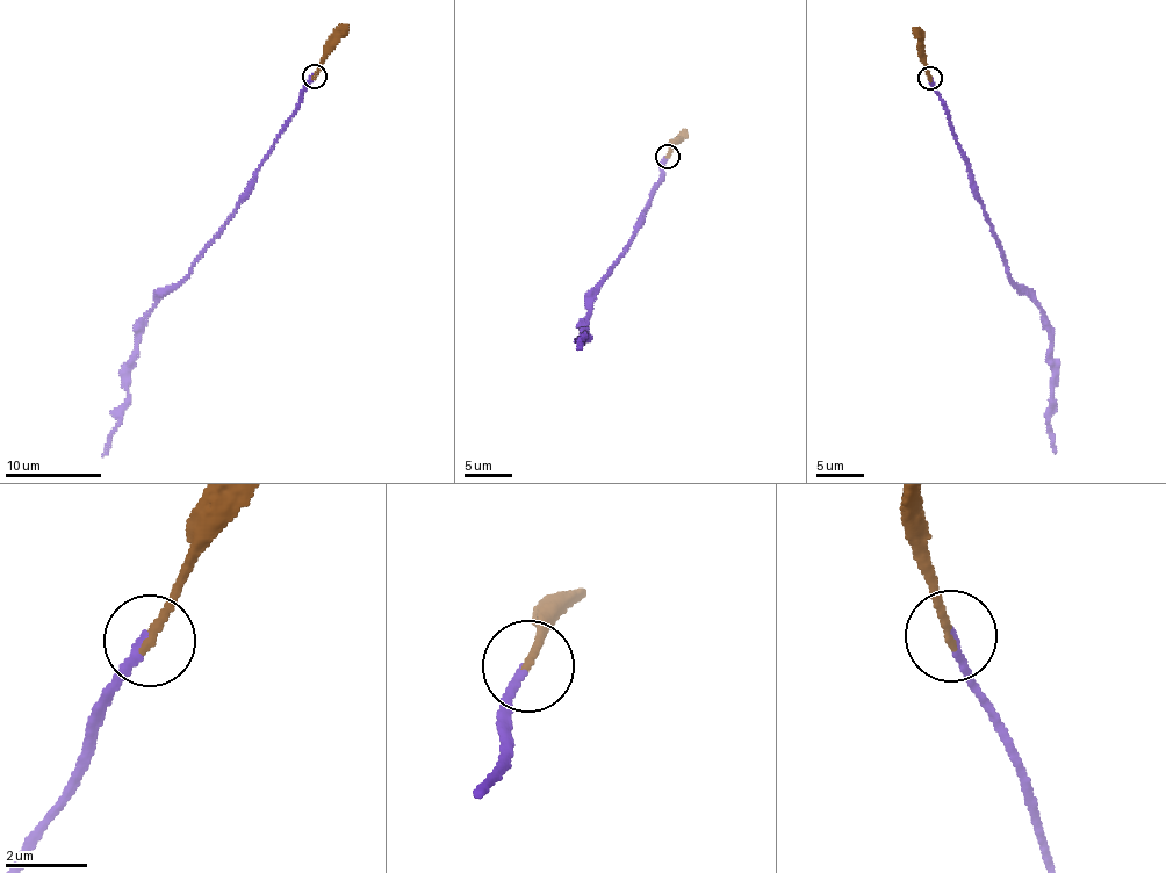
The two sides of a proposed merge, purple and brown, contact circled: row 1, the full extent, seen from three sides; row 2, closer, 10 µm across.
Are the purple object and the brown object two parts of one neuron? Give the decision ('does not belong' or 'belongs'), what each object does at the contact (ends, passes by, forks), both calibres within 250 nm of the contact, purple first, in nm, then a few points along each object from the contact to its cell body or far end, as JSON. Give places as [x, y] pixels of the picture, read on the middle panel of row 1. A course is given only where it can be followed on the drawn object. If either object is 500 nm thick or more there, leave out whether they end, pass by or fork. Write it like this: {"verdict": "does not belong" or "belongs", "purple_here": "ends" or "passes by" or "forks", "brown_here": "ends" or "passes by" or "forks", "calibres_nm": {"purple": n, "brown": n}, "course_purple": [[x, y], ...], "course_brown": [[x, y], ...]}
{"verdict": "belongs", "purple_here": "ends", "brown_here": "ends", "calibres_nm": {"purple": 160, "brown": 190}, "course_purple": [[666, 157], [664, 173], [642, 219], [587, 319], [584, 337], [590, 339], [583, 338], [577, 350]], "course_brown": [[668, 157], [670, 145], [685, 129]]}

